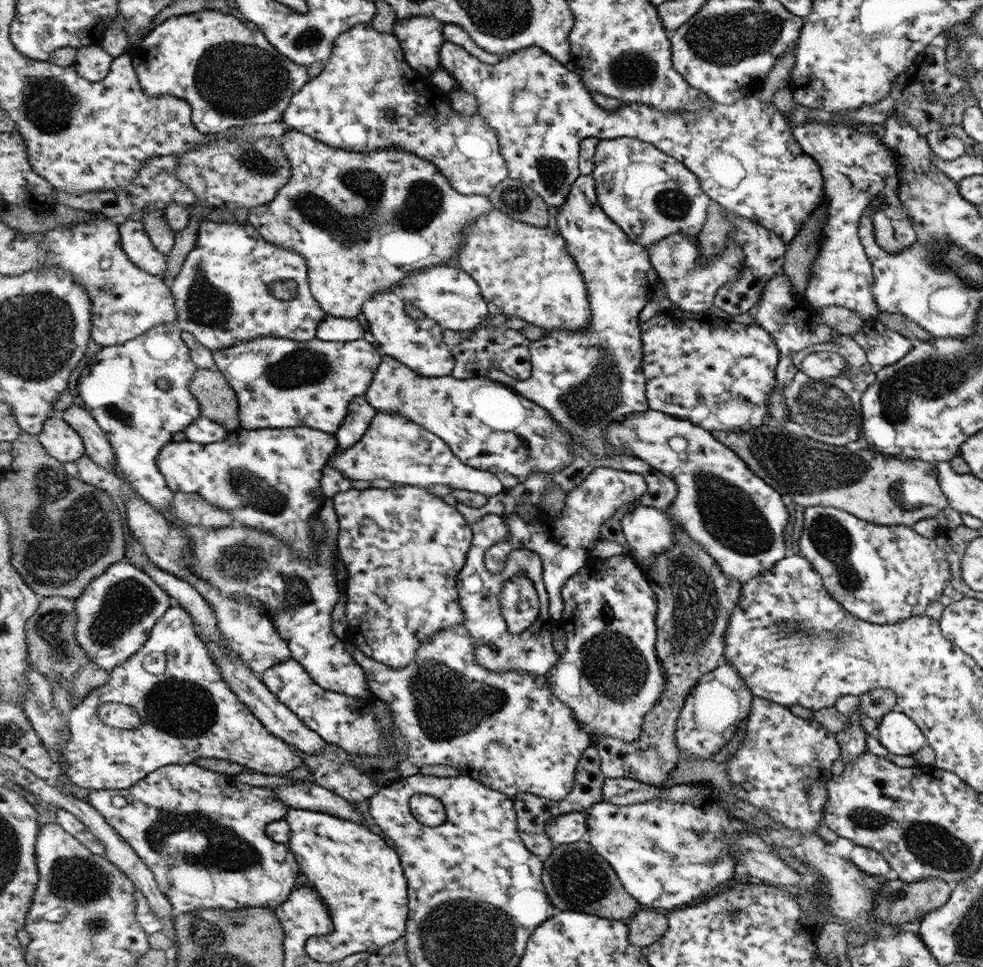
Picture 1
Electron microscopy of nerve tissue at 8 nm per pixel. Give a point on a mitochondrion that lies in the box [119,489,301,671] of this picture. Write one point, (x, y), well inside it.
(242, 560)

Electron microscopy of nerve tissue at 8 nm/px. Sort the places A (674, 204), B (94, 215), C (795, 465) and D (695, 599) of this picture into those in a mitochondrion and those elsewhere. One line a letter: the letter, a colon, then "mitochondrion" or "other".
A: mitochondrion
B: other
C: mitochondrion
D: mitochondrion

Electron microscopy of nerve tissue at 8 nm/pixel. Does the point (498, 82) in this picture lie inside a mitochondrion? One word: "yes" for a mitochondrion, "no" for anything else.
no

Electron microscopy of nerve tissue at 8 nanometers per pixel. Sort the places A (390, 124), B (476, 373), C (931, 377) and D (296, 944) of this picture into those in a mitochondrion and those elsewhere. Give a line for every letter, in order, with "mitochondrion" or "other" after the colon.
A: other
B: other
C: mitochondrion
D: other

